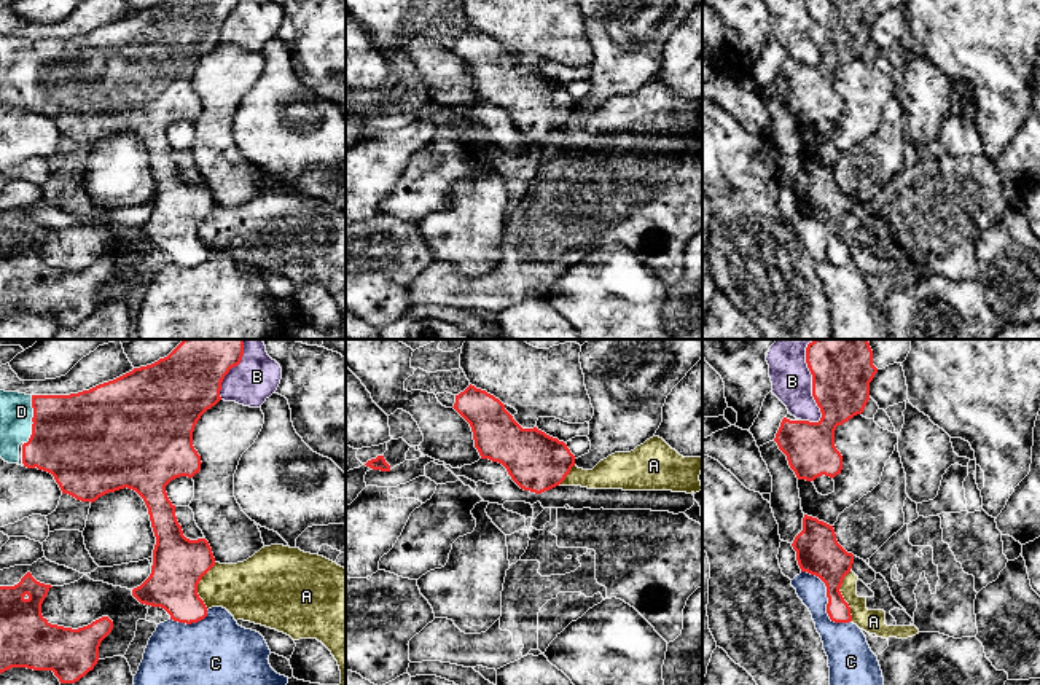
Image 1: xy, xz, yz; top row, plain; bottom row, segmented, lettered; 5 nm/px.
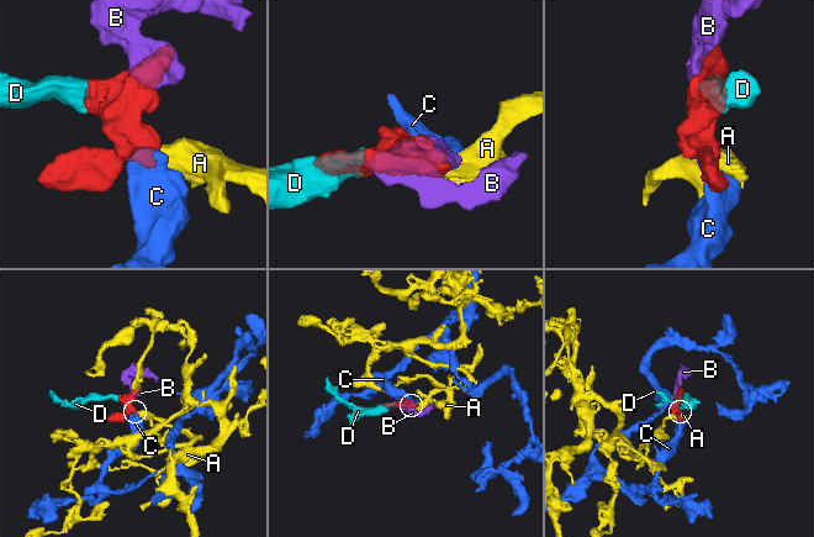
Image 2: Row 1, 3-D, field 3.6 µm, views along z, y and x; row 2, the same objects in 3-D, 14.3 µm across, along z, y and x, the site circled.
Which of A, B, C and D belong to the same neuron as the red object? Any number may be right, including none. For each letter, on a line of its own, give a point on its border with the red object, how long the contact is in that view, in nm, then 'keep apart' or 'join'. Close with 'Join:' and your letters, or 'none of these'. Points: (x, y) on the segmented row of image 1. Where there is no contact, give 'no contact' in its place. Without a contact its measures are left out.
A: yz (841, 596) | 260 nm | keep apart
B: yz (813, 384) | 420 nm | keep apart
C: yz (828, 601) | 360 nm | keep apart
D: xy (32, 419) | 260 nm | join
Join: D

